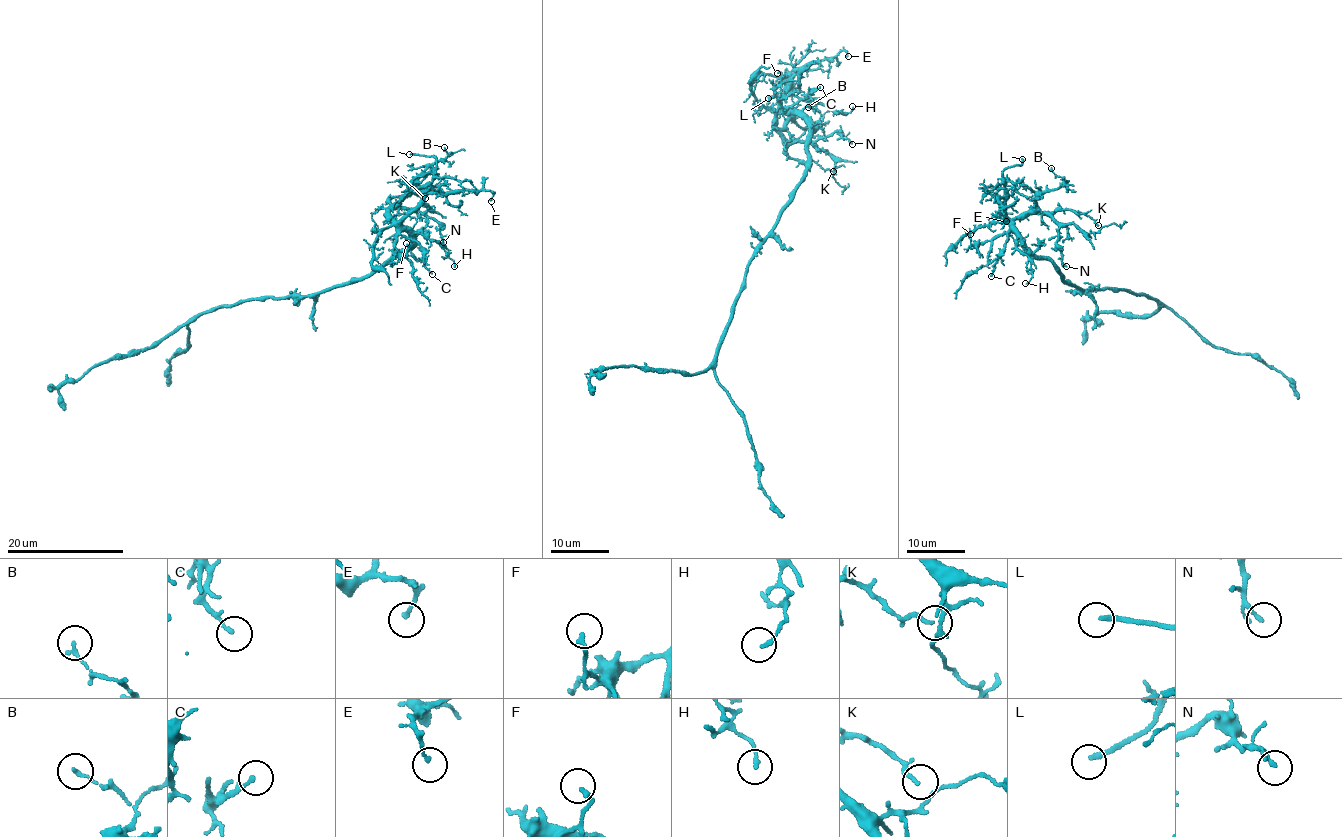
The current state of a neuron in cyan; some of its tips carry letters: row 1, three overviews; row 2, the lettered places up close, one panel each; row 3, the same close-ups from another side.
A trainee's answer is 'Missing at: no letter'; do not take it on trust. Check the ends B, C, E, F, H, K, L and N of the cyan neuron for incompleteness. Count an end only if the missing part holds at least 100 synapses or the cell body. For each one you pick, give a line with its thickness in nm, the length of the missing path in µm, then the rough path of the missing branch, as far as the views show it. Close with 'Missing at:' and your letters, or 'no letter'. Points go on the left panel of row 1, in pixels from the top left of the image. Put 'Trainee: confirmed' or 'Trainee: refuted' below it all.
L: 200 nm thick; about 20 µm are missing; missing branch runs (409, 154), (396, 160), (372, 156), (370, 160), (377, 163), (376, 158)
Missing at: L
Trainee: refuted

